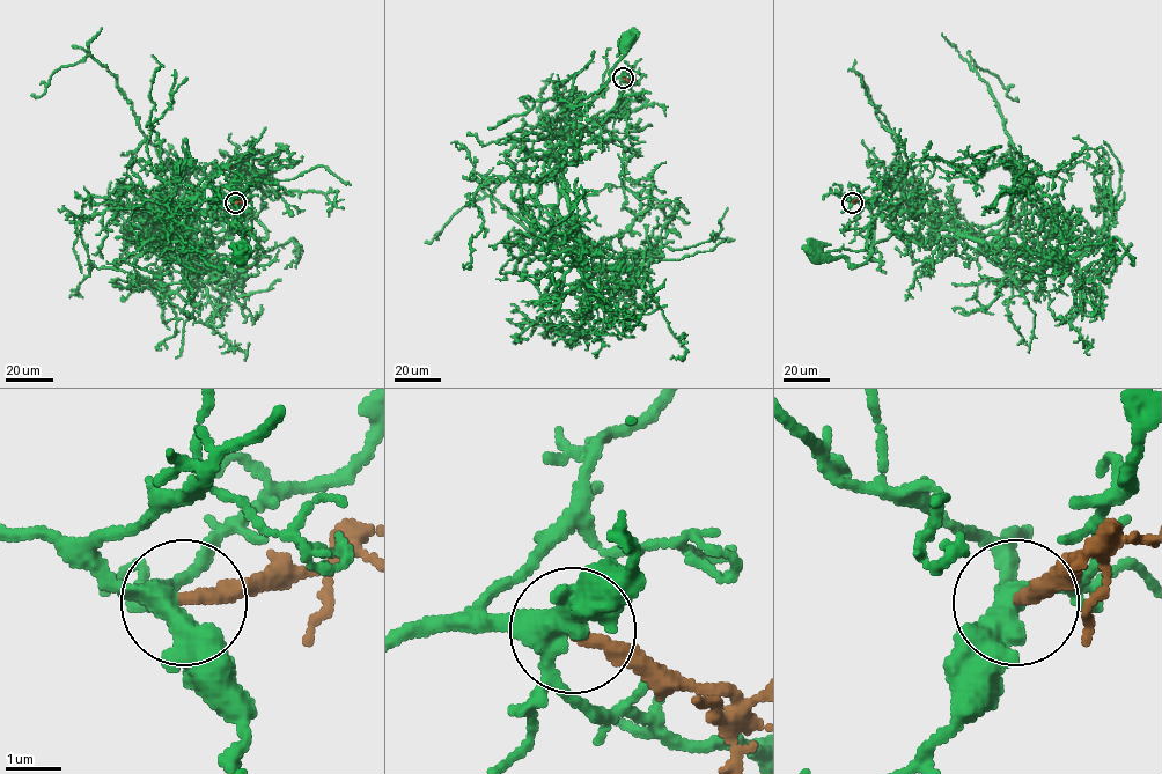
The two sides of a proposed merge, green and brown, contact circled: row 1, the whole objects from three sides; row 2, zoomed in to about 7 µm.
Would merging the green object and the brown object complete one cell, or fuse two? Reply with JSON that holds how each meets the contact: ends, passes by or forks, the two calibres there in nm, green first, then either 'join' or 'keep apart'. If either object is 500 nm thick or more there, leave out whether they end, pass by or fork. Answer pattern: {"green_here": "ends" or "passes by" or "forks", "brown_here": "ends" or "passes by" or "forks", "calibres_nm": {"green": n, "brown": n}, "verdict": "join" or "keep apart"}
{"green_here": "forks", "brown_here": "ends", "calibres_nm": {"green": 400, "brown": 260}, "verdict": "keep apart"}

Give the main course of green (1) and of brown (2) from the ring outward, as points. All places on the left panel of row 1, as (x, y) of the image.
1: (235, 203), (217, 196), (178, 209), (167, 237), (188, 243), (217, 267), (225, 259), (240, 257)
2: (235, 203), (249, 200)

